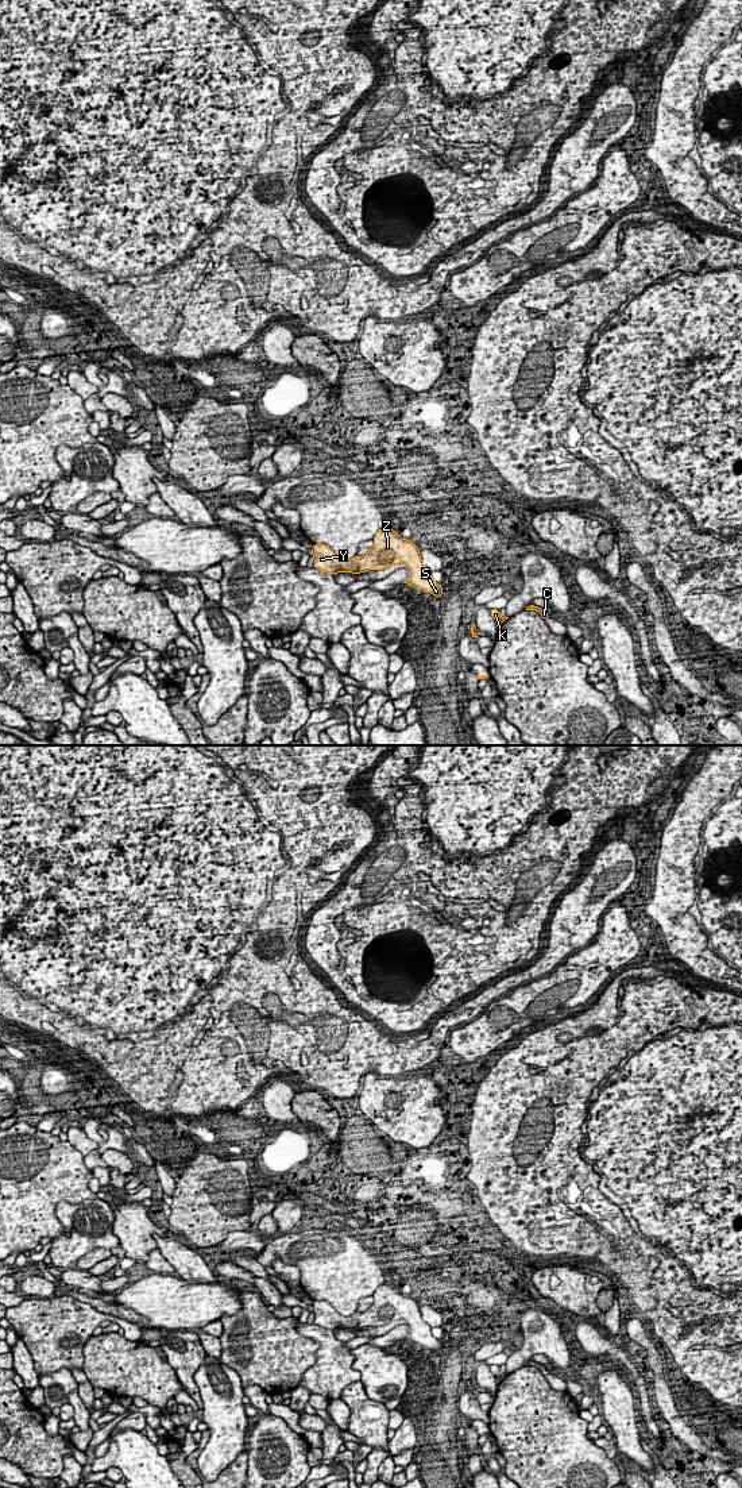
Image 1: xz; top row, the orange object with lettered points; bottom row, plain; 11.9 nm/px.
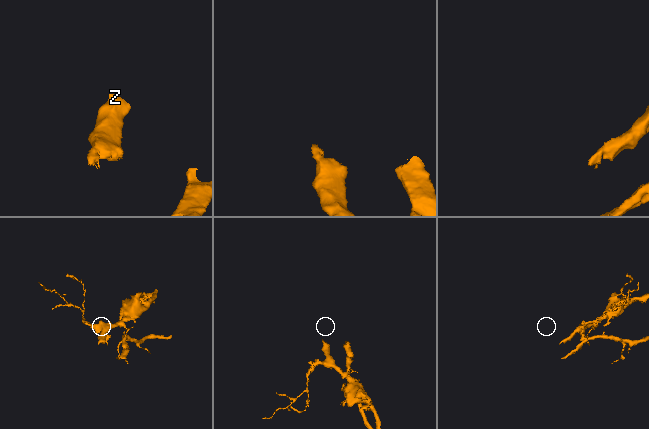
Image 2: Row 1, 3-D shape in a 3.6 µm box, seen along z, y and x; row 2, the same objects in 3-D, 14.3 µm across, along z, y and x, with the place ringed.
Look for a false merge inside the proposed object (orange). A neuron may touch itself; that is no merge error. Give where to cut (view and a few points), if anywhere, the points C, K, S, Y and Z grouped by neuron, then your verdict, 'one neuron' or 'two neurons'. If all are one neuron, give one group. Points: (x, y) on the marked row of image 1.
xz (505, 617), (497, 621) | C / K S Y Z | two neurons

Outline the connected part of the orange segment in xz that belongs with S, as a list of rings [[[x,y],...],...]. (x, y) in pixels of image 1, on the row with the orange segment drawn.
[[[382,528],[375,533],[372,541],[374,547],[364,556],[355,556],[349,560],[339,558],[325,544],[313,544],[313,567],[333,575],[336,573],[360,574],[405,563],[410,575],[403,583],[434,597],[443,597],[444,587],[432,579],[430,570],[421,560],[420,548],[411,540],[399,537],[393,529]]]

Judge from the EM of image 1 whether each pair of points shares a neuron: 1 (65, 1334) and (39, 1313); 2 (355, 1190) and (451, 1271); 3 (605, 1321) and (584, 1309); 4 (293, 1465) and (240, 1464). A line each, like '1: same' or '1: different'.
1: same
2: same
3: same
4: different

